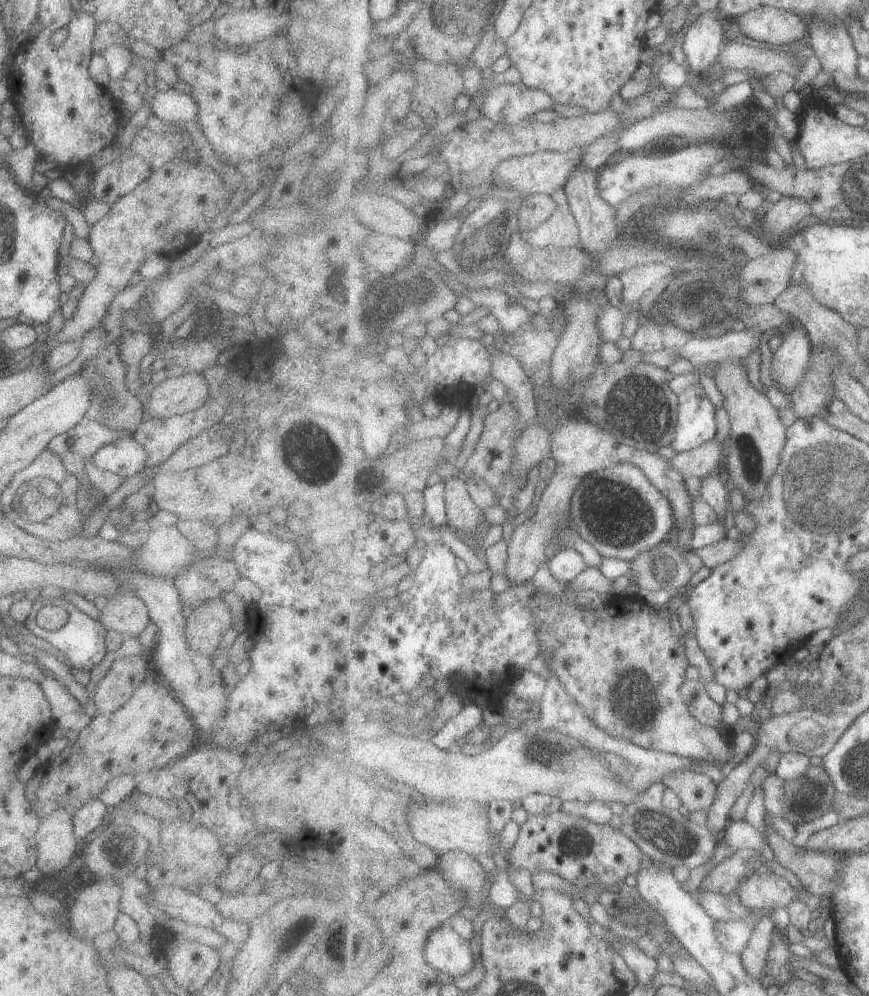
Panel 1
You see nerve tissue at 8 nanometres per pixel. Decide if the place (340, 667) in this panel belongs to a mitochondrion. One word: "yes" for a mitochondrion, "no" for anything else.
no

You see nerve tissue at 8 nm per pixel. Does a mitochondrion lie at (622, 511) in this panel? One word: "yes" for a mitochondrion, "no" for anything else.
yes

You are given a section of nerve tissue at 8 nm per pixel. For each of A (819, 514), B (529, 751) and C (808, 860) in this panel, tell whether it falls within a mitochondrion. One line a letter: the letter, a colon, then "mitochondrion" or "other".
A: mitochondrion
B: mitochondrion
C: other

